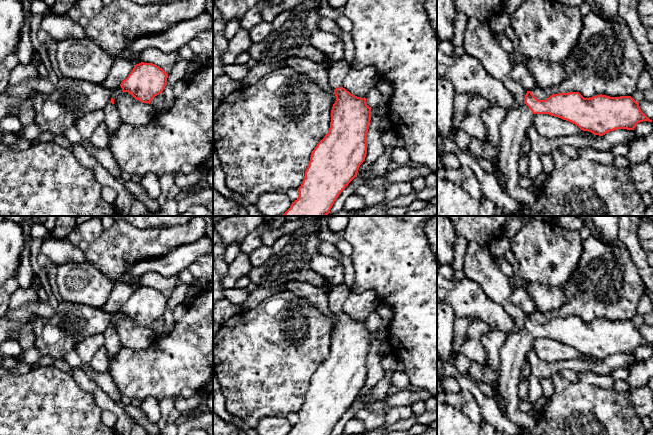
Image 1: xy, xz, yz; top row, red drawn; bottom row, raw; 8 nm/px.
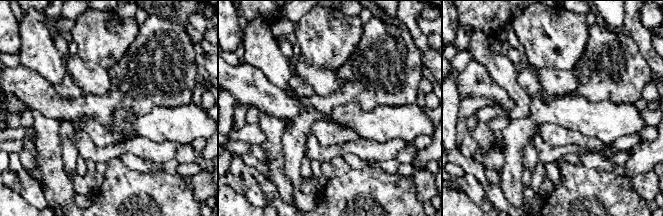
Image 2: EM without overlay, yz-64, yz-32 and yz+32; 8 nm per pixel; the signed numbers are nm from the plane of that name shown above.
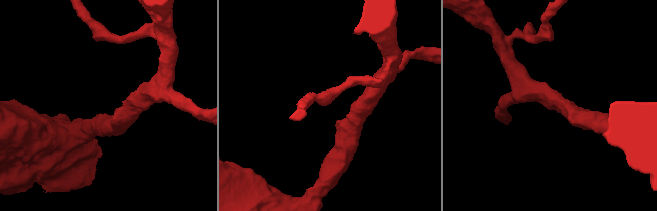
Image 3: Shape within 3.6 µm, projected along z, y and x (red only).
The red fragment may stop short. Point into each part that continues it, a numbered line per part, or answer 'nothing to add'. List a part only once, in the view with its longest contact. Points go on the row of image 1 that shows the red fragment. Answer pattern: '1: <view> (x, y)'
1: yz (513, 128)

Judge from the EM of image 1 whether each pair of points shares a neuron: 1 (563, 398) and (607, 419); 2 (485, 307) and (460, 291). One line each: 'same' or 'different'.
1: same
2: same

